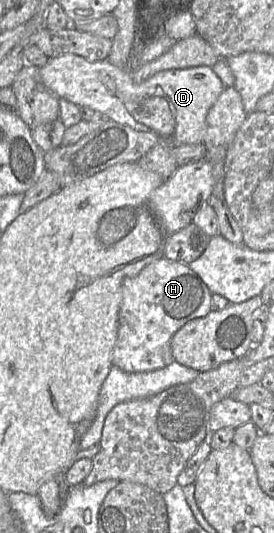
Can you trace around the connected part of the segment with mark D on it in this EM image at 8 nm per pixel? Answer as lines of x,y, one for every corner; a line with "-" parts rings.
66,54
57,58
49,58
48,62
39,68
39,76
46,88
59,99
99,111
109,119
122,125
128,125
137,131
155,134
160,143
172,143
173,145
203,143
207,113
225,88
212,68
197,66
160,71
142,83
133,81
131,69
133,68
128,65
127,68
116,67
107,59
90,62
78,55

